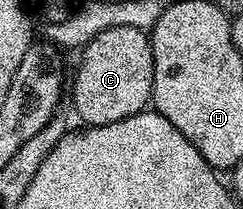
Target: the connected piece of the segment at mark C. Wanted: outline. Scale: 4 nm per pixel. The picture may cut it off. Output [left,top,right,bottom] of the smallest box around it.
[69,27,153,126]

